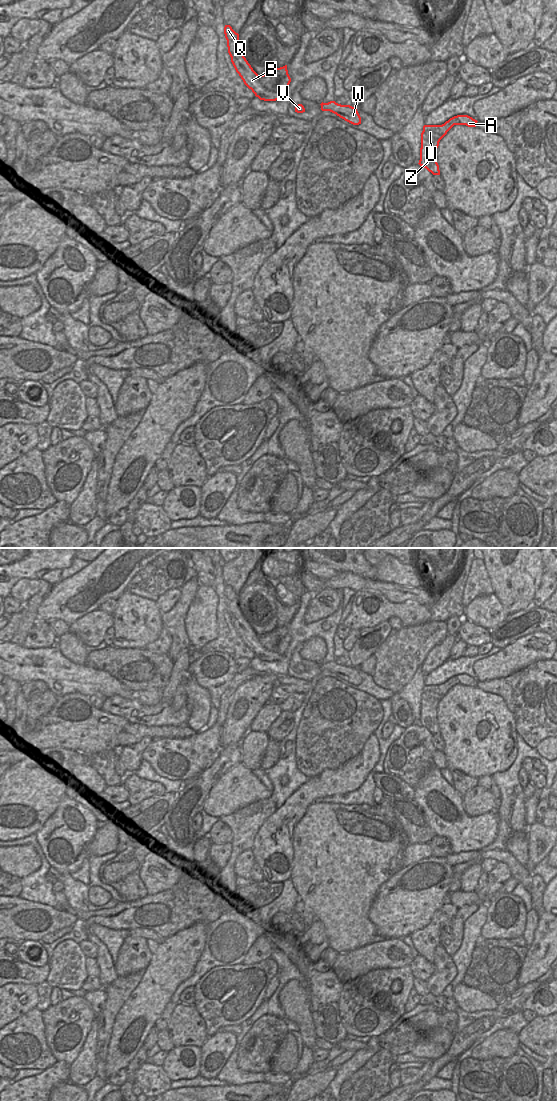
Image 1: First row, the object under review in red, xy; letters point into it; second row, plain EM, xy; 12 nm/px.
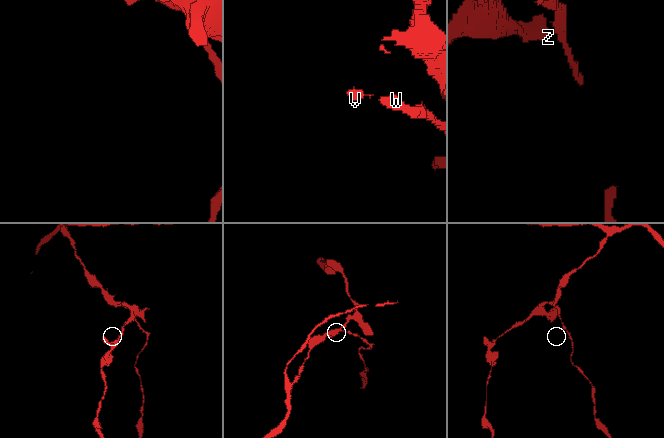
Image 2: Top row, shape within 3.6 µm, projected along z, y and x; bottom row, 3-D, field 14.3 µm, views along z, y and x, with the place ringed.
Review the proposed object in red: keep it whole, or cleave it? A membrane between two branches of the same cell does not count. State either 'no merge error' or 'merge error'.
merge error

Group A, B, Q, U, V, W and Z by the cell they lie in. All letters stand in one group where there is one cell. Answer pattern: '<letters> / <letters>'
A U Z / B Q V W

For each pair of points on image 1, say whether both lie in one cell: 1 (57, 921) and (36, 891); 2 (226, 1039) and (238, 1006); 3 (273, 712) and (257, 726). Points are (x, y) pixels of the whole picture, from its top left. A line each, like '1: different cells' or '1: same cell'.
1: different cells
2: different cells
3: same cell

